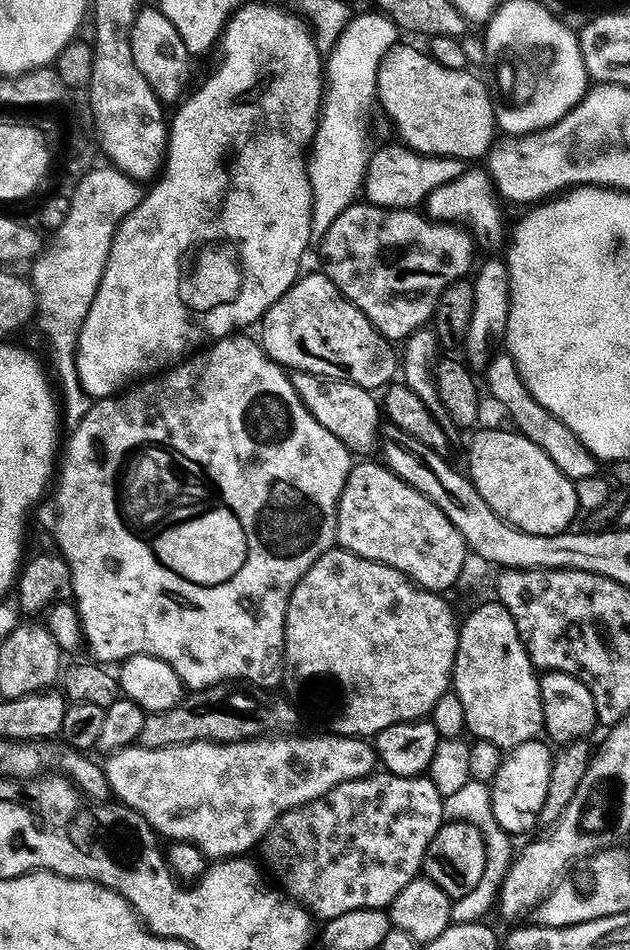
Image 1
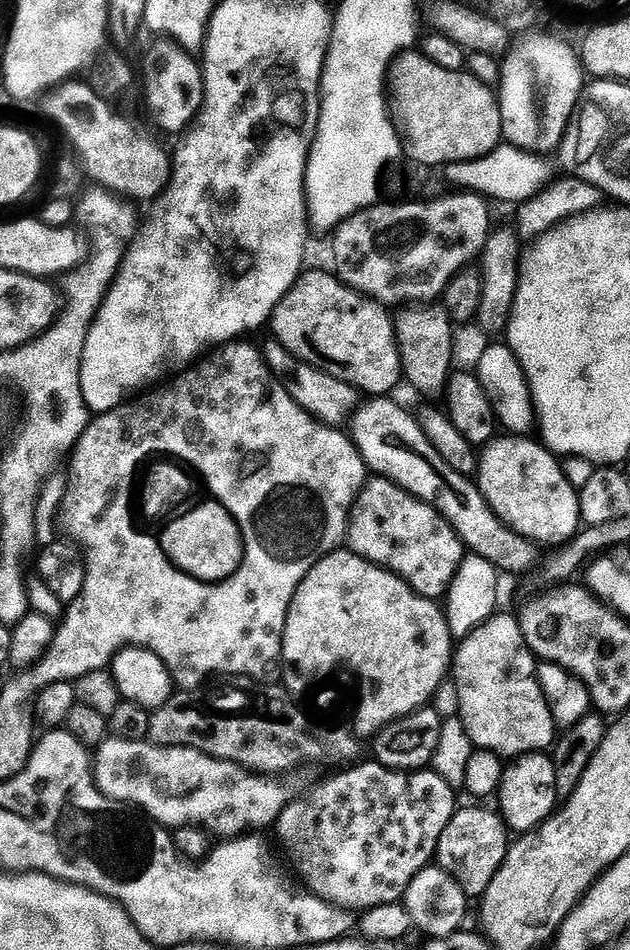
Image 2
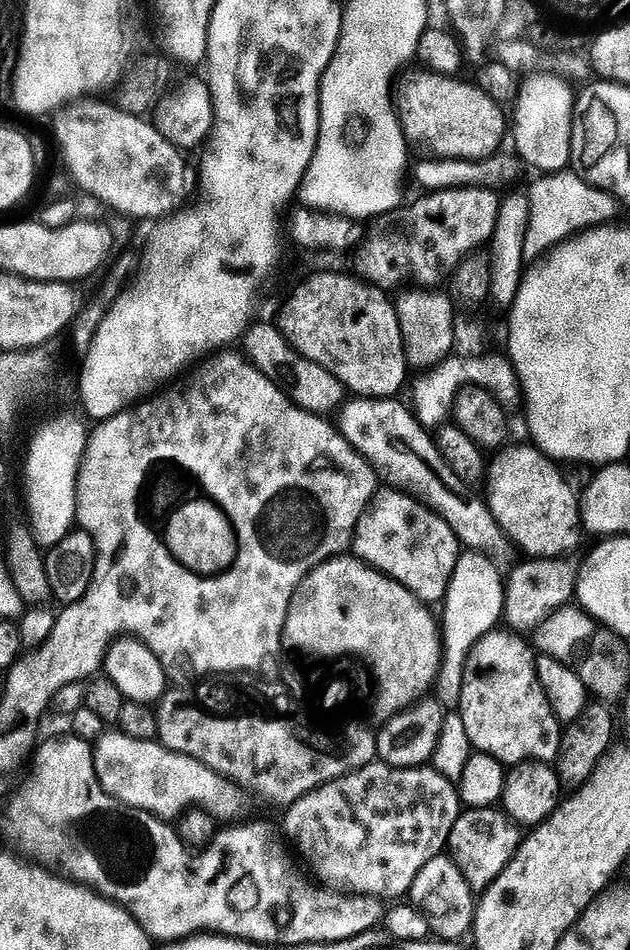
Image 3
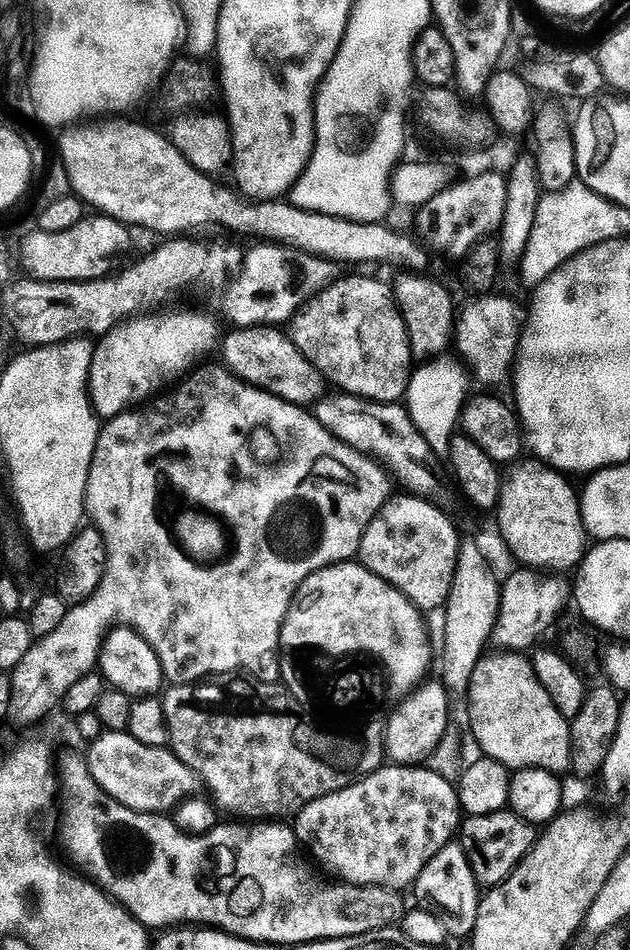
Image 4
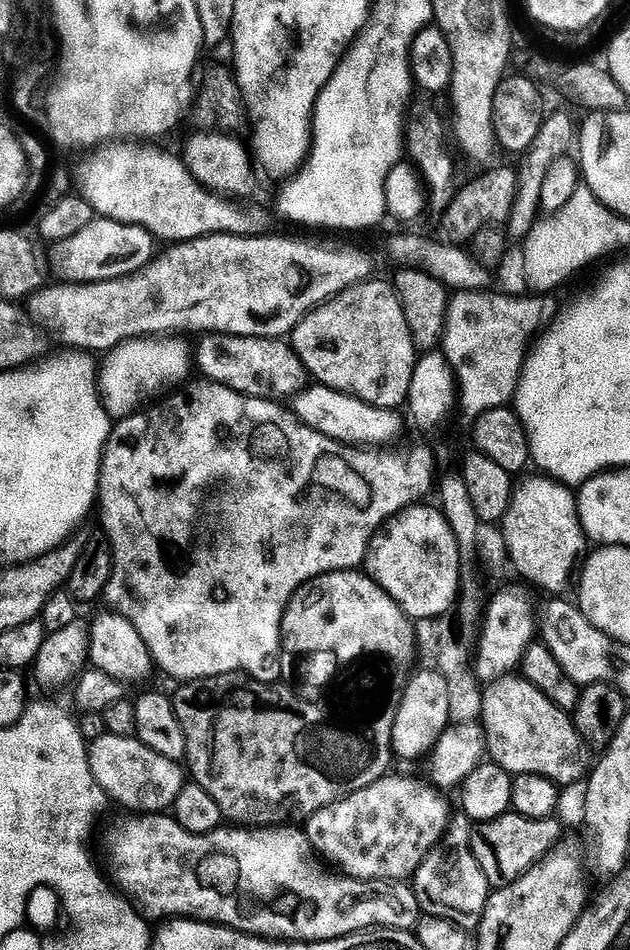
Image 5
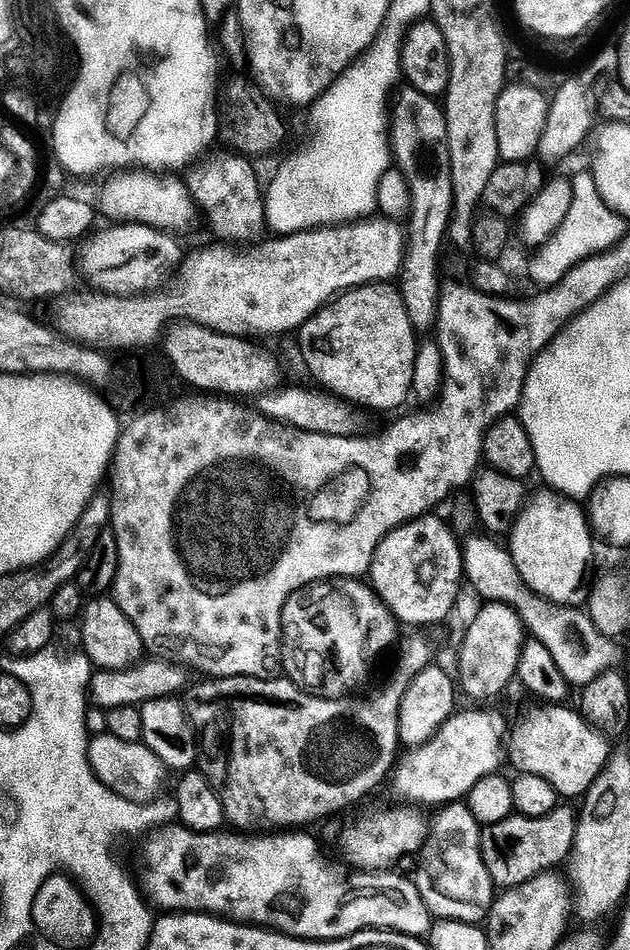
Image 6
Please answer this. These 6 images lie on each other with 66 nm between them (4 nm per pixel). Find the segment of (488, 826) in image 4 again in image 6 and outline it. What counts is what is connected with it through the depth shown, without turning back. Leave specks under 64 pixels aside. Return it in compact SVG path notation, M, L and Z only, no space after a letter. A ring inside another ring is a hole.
M558 806L549 816L530 818L513 814L504 821L487 825L481 831L481 858L486 864L493 885L497 889L517 888L543 872L559 869L560 863L573 854L578 816L574 811Z

